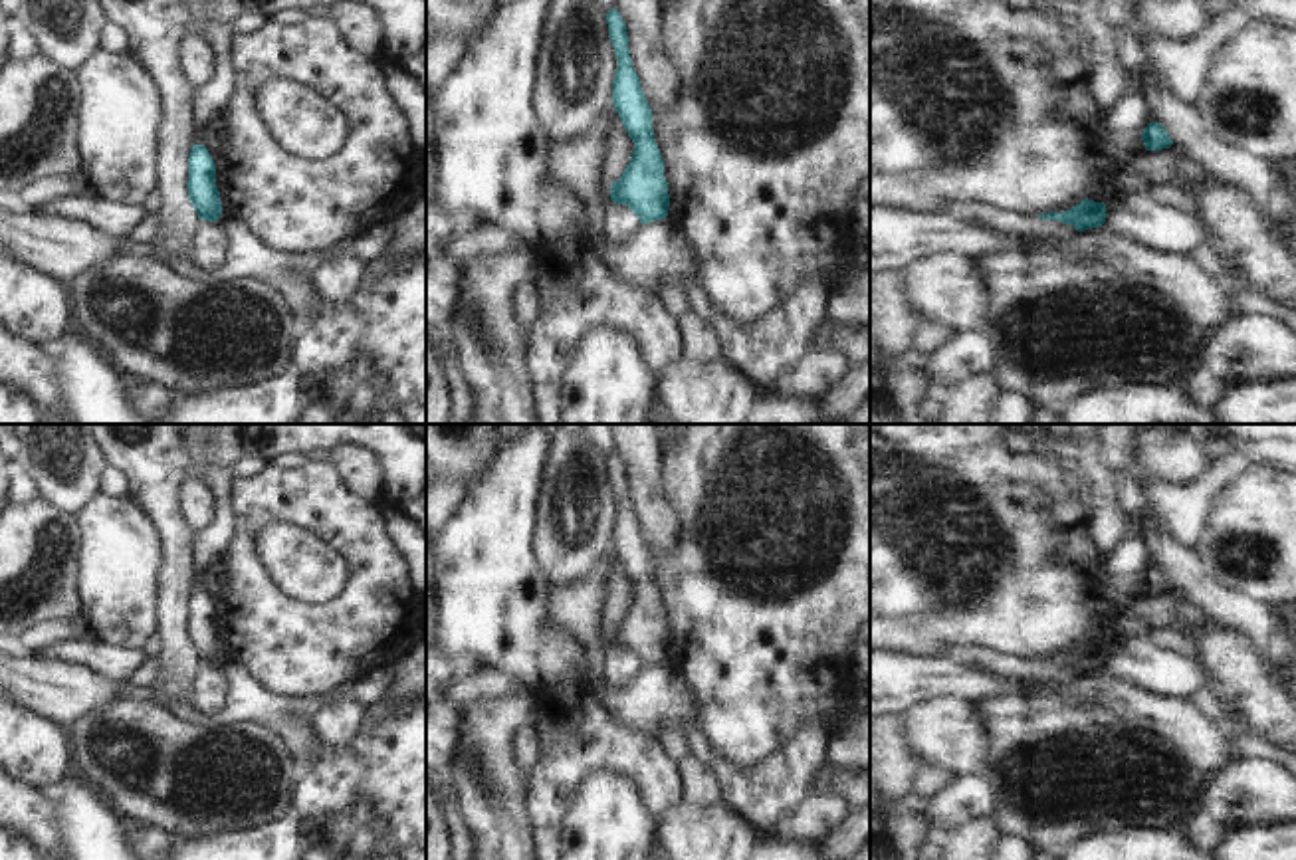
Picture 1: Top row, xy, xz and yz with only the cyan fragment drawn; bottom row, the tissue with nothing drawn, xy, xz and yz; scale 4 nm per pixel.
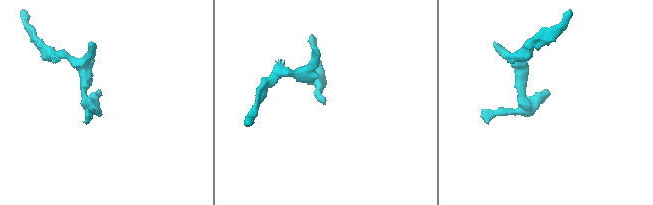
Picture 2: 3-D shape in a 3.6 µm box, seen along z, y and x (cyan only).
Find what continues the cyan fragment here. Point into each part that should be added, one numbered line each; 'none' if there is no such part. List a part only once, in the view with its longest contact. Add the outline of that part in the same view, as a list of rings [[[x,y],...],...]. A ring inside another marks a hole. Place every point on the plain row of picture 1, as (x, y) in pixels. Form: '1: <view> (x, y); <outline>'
none

